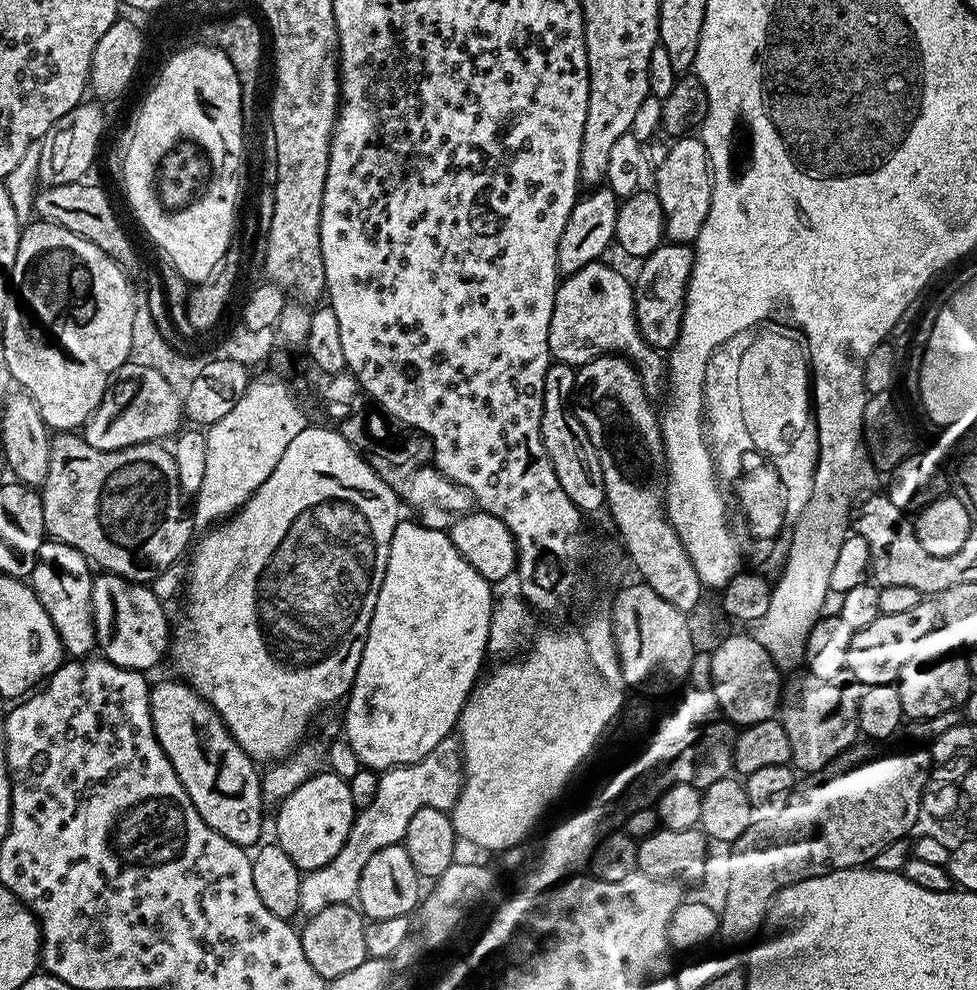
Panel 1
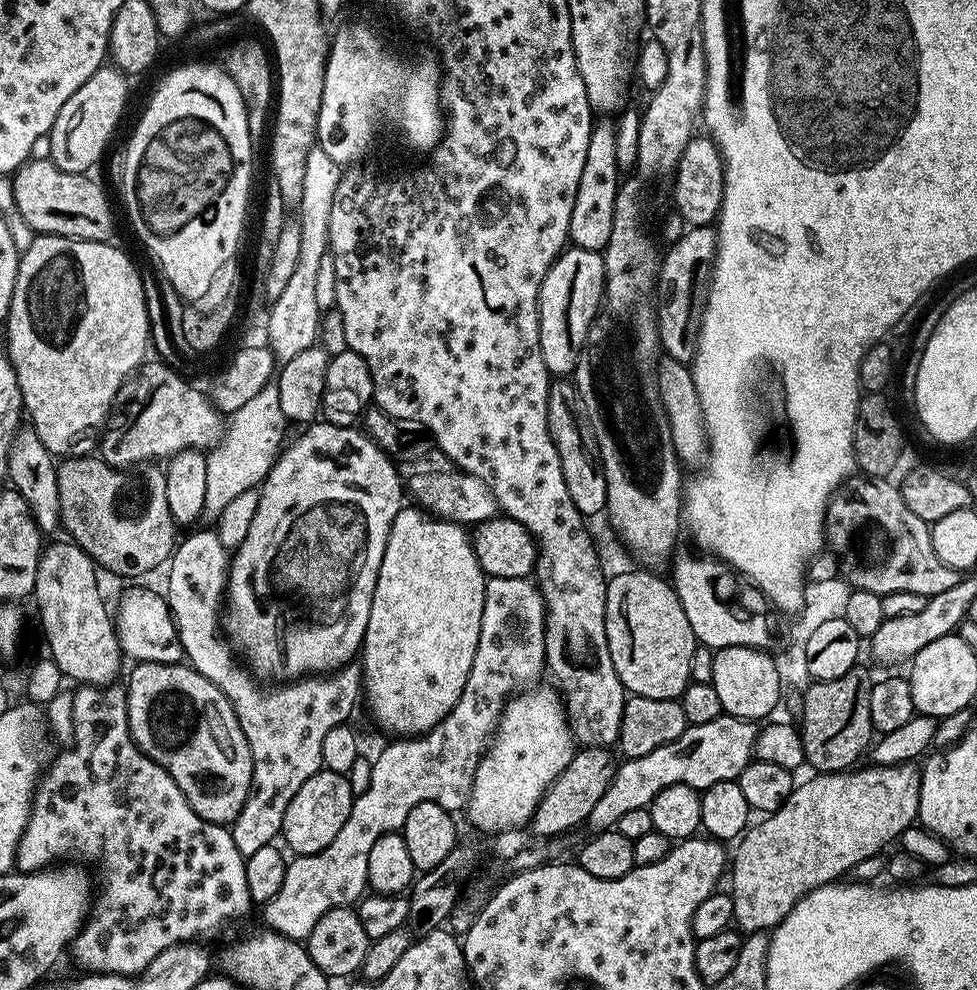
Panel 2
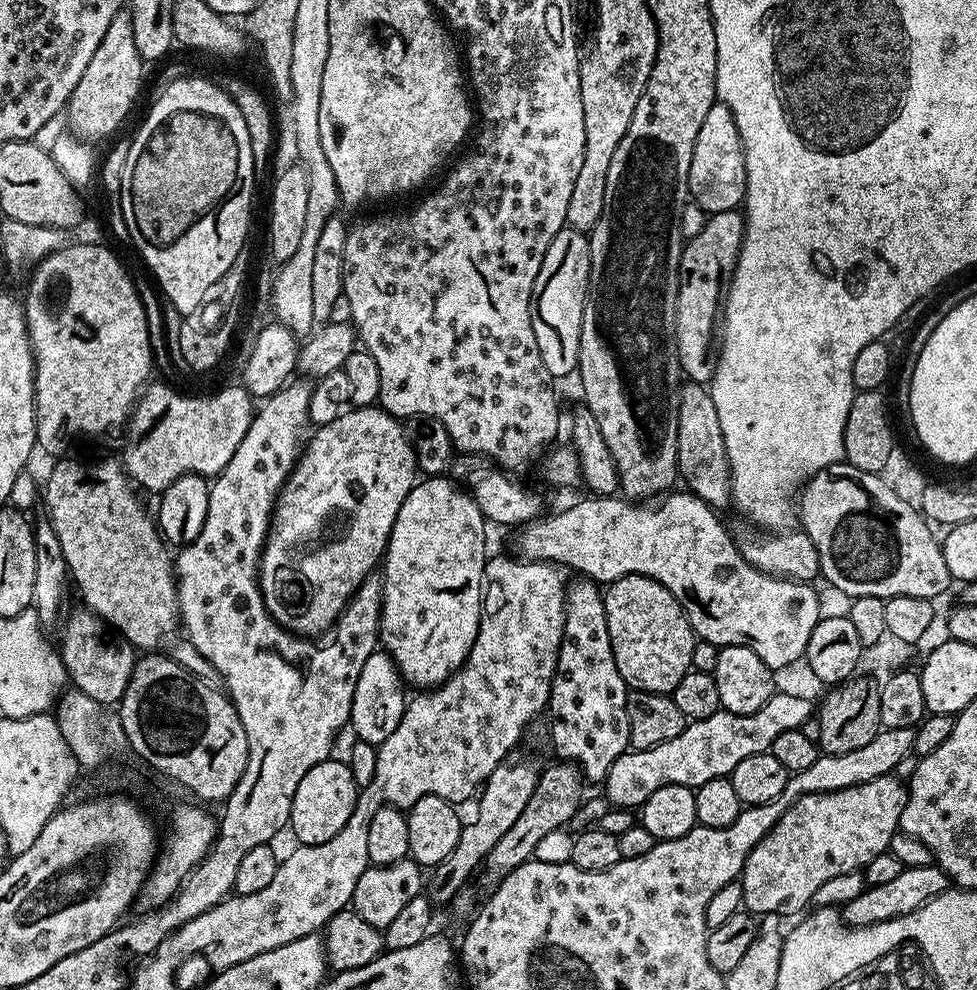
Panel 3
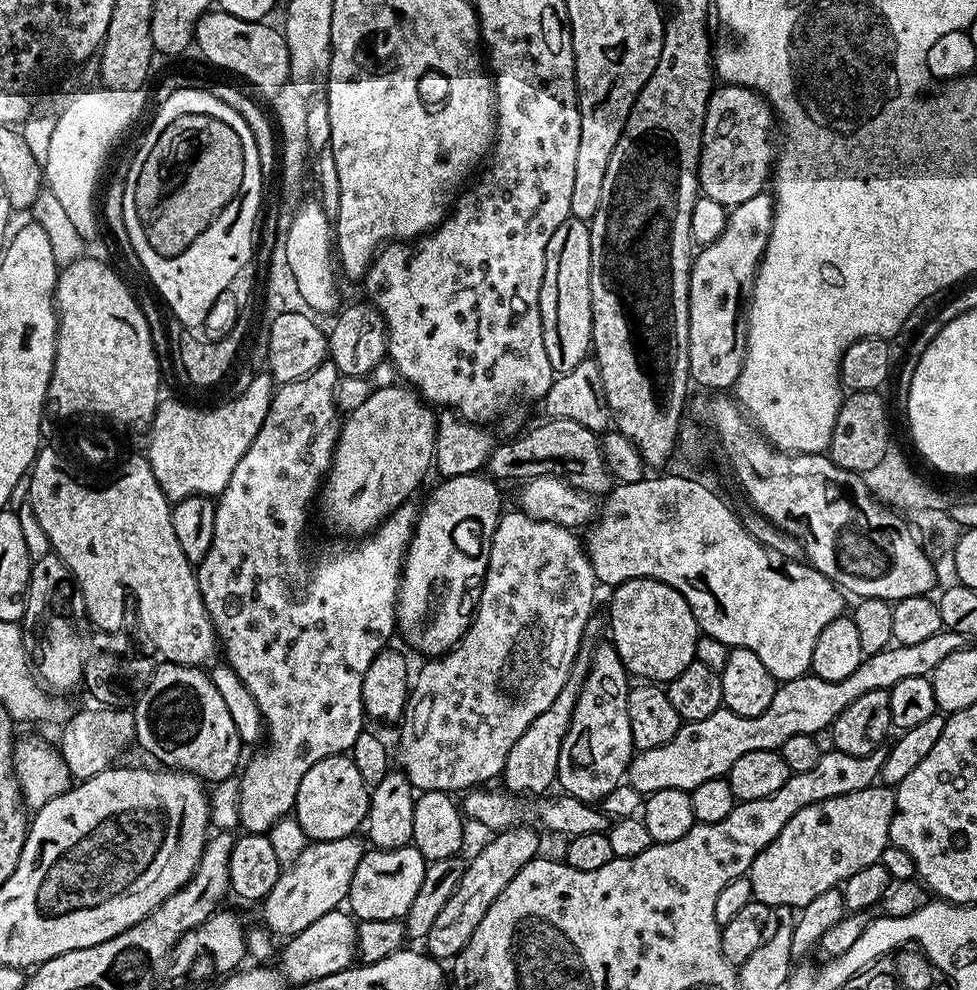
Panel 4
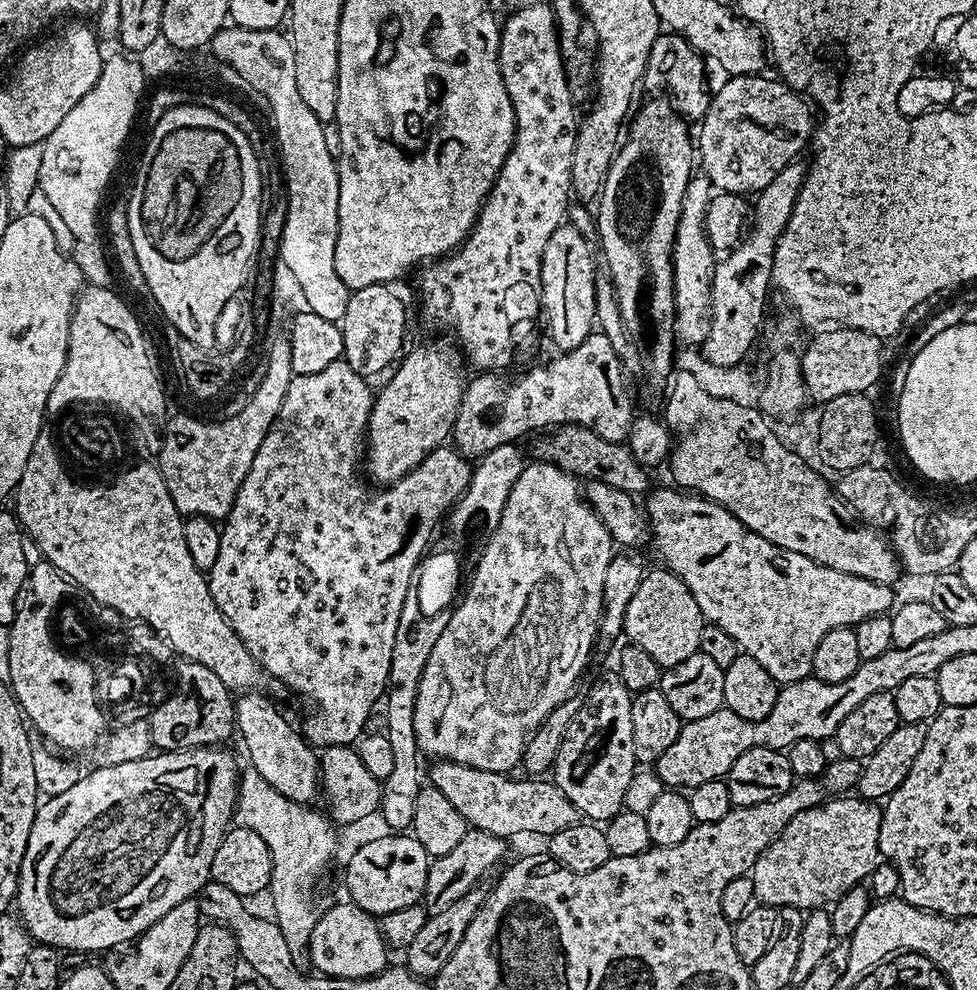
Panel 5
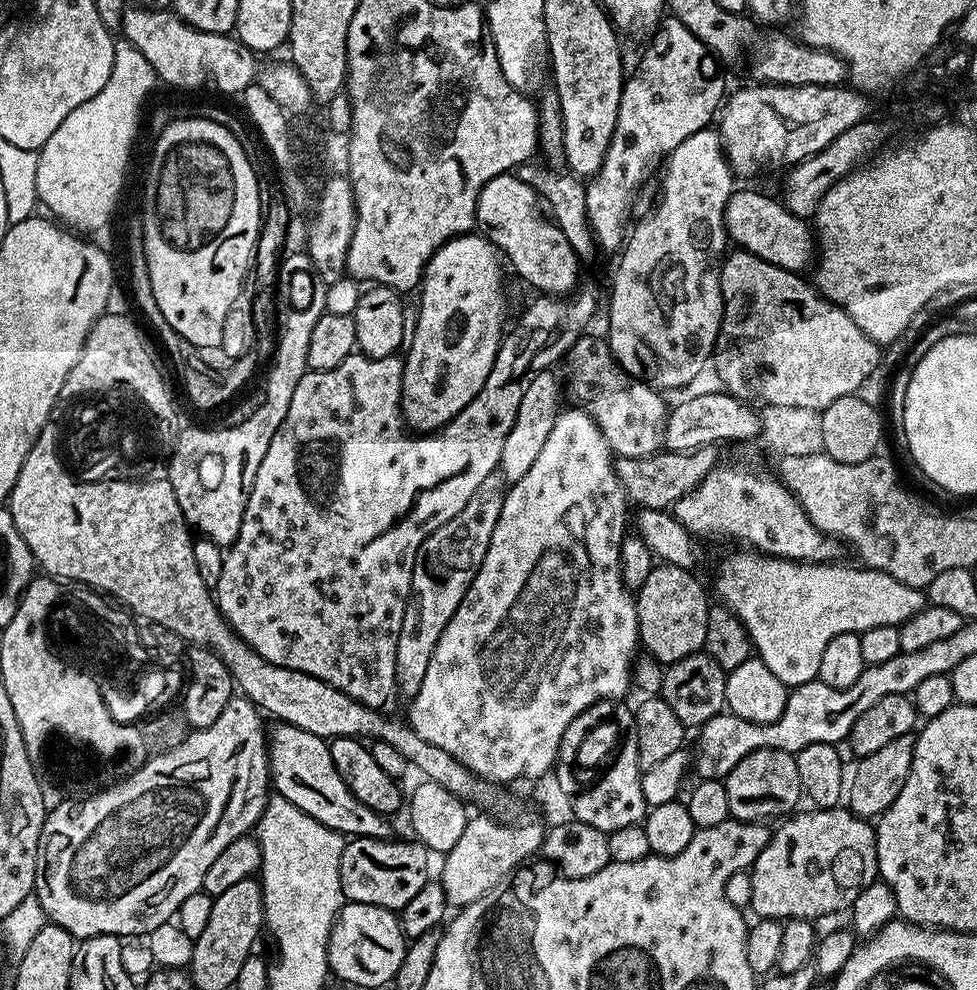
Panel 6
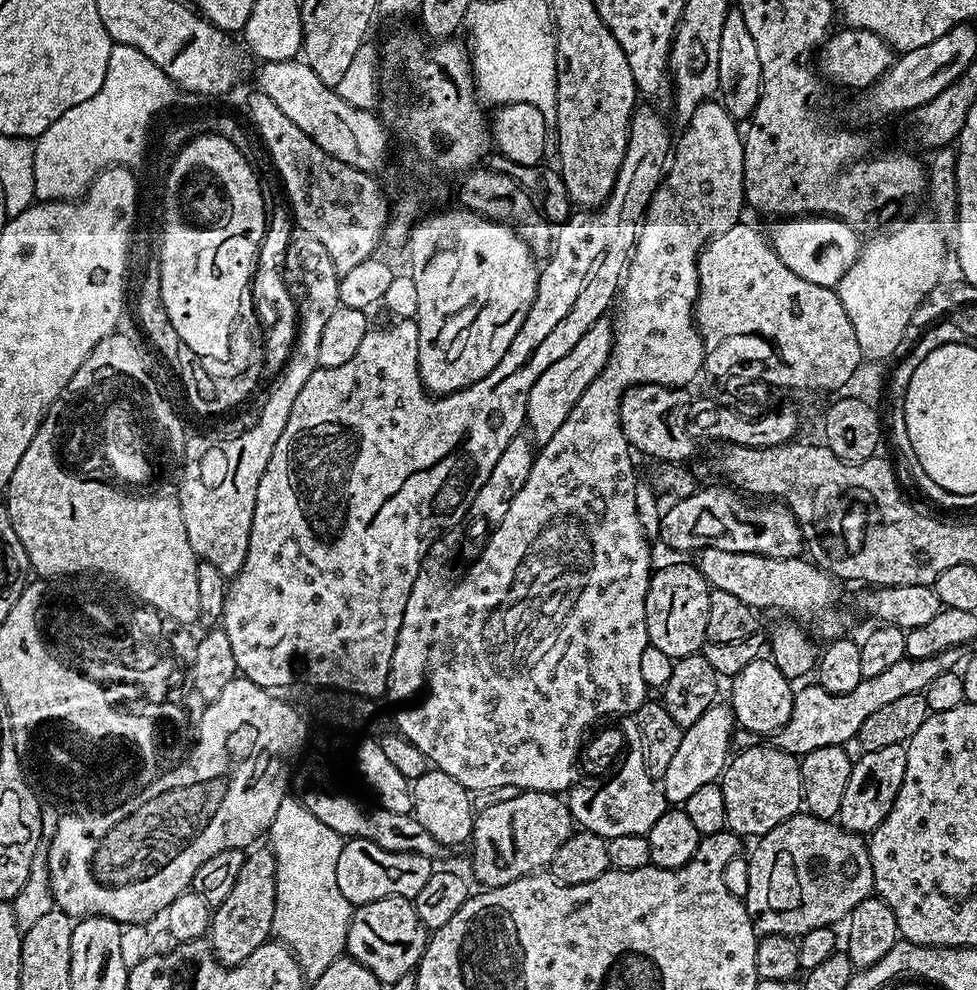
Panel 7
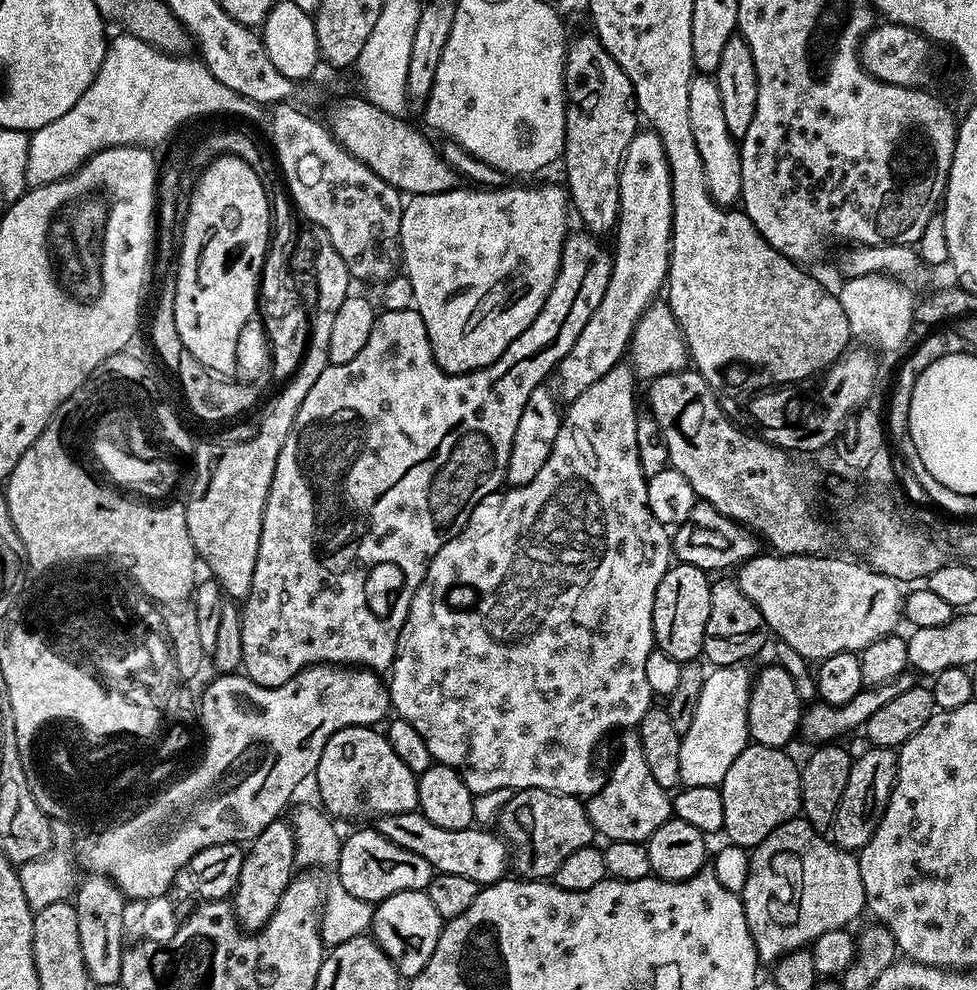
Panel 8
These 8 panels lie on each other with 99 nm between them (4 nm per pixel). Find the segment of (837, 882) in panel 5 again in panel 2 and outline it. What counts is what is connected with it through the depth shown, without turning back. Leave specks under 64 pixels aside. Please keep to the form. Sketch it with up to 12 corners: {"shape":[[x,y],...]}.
{"shape":[[915,763],[819,773],[739,837],[768,932],[917,821]]}

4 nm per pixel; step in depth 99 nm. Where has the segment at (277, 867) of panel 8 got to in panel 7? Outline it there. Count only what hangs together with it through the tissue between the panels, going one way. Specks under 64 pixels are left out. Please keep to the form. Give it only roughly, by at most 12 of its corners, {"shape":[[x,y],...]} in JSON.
{"shape":[[256,846],[210,916],[216,959],[269,943],[275,854]]}

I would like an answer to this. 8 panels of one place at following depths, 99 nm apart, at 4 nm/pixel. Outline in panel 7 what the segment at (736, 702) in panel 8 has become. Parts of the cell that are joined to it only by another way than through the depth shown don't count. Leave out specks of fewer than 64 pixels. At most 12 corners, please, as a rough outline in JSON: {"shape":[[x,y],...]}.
{"shape":[[717,702],[684,729],[662,781],[682,806],[730,759],[734,717]]}

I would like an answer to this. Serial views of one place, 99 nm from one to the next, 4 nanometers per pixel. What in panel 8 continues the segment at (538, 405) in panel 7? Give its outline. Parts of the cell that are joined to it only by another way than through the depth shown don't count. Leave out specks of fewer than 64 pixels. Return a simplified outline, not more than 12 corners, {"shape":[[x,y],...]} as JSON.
{"shape":[[637,131],[606,294],[554,372],[564,402],[625,359],[665,287],[672,179]]}

